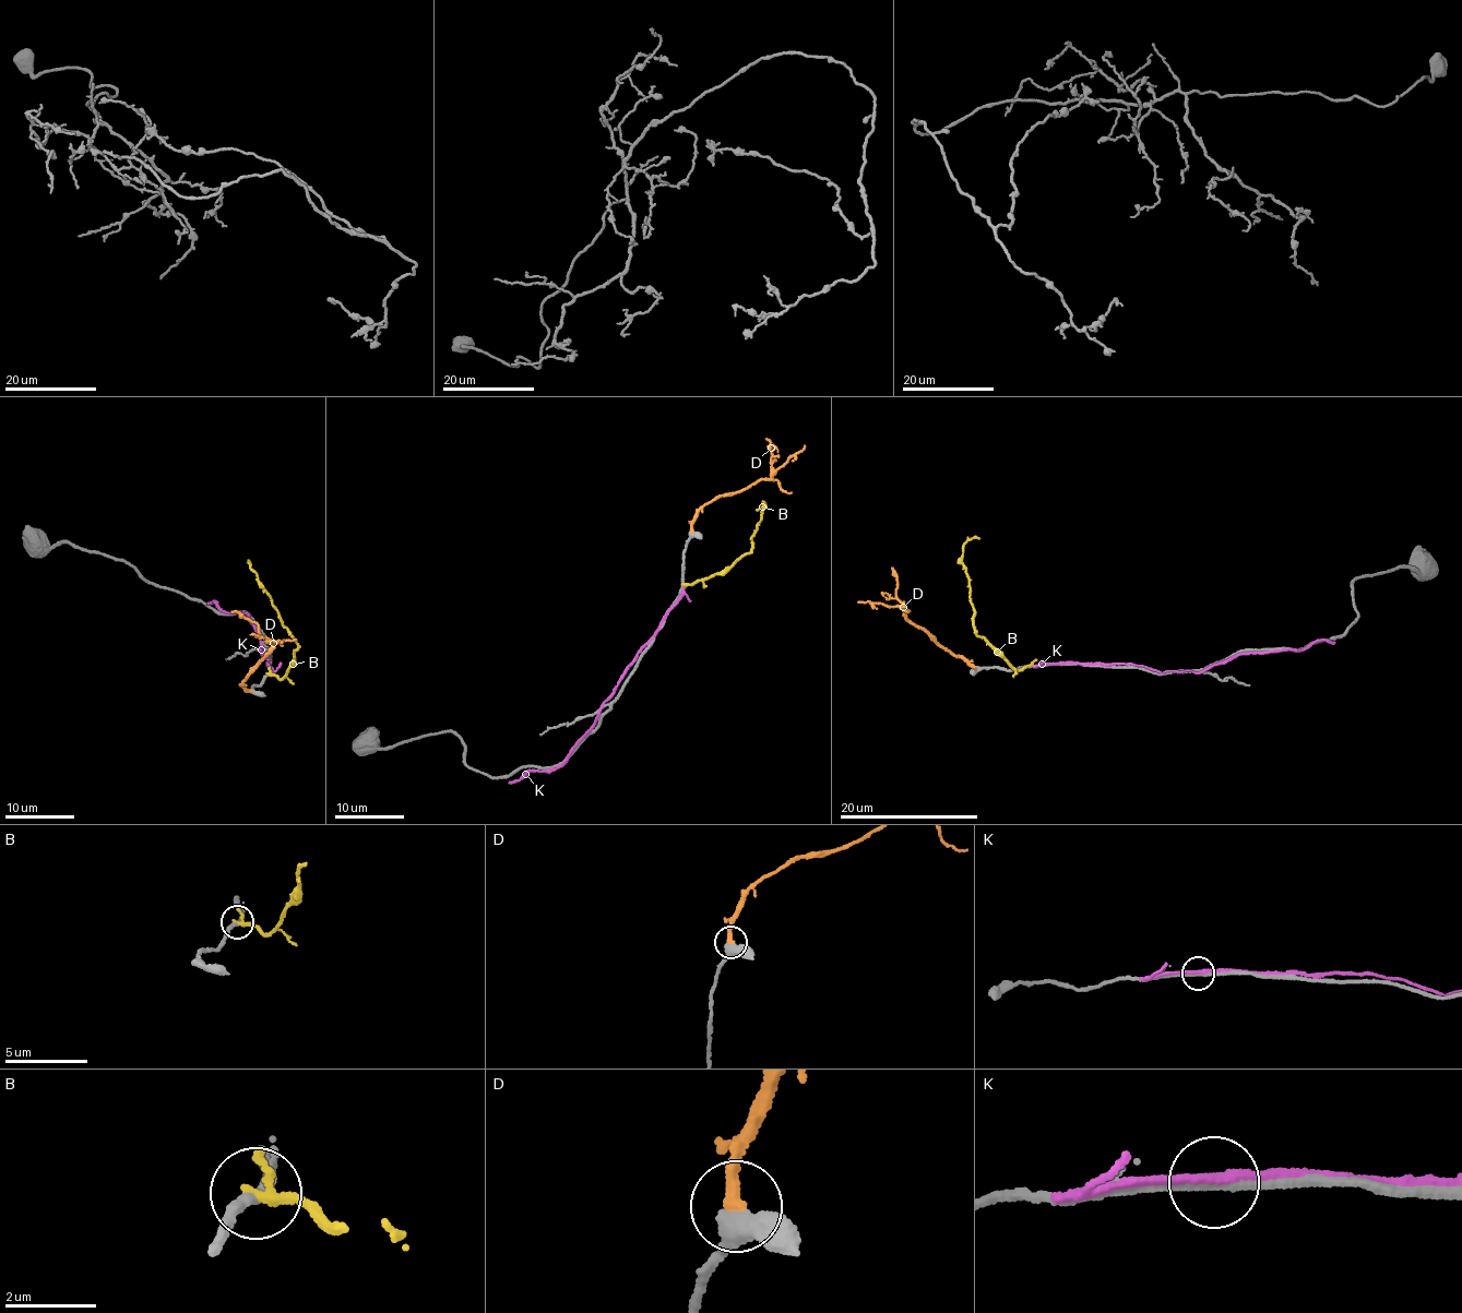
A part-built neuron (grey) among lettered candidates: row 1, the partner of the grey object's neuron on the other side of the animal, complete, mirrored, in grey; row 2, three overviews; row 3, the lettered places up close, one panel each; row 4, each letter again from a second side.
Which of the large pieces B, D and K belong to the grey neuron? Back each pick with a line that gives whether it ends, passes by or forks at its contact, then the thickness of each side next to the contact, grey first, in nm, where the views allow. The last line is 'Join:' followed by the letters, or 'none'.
D: It ends there. Thickness 400 nm (grey) against 300 nm
Join: D

